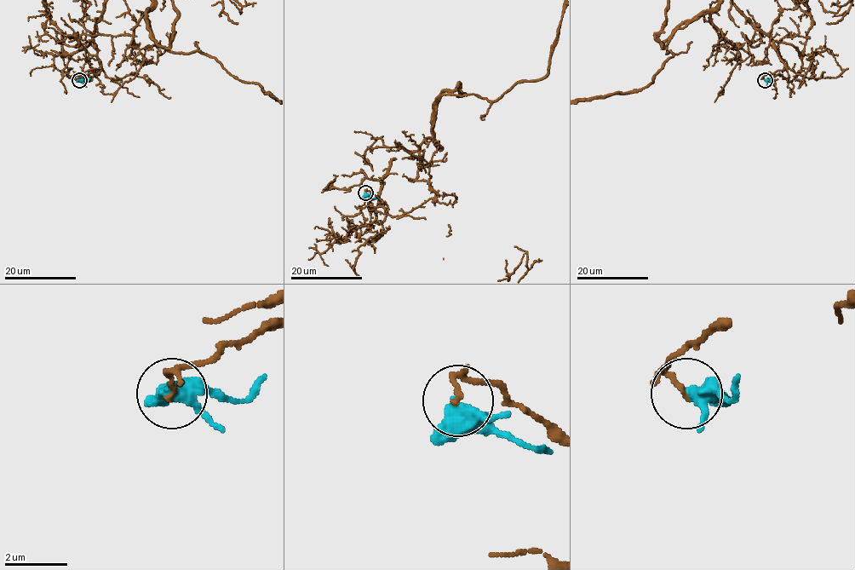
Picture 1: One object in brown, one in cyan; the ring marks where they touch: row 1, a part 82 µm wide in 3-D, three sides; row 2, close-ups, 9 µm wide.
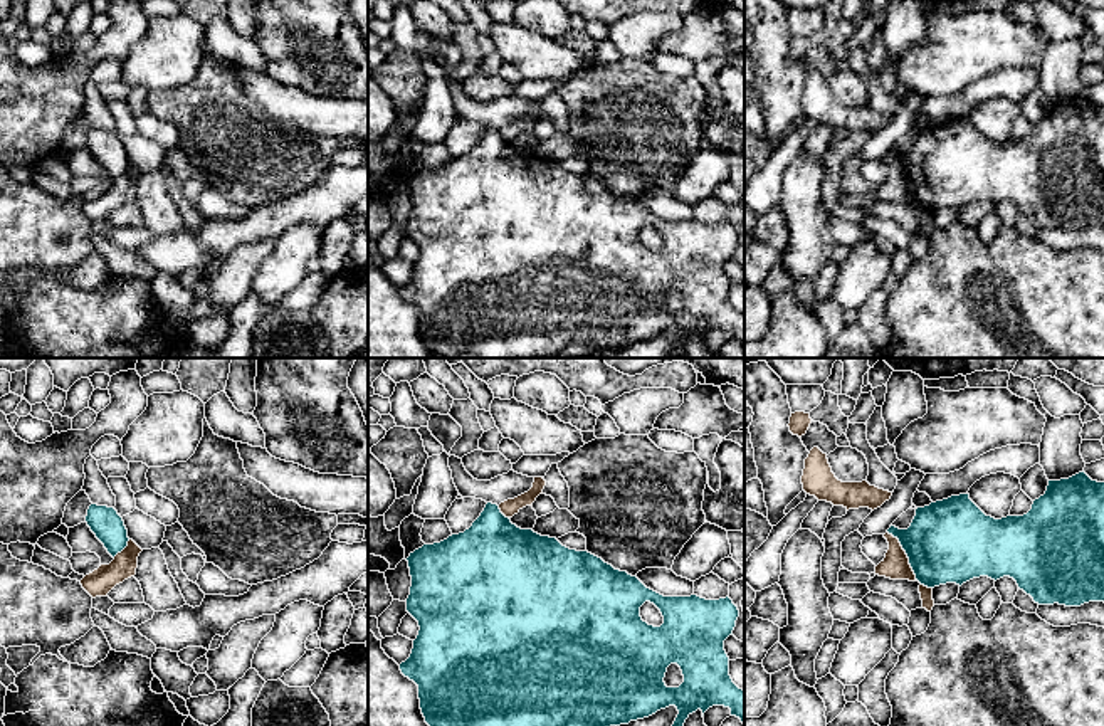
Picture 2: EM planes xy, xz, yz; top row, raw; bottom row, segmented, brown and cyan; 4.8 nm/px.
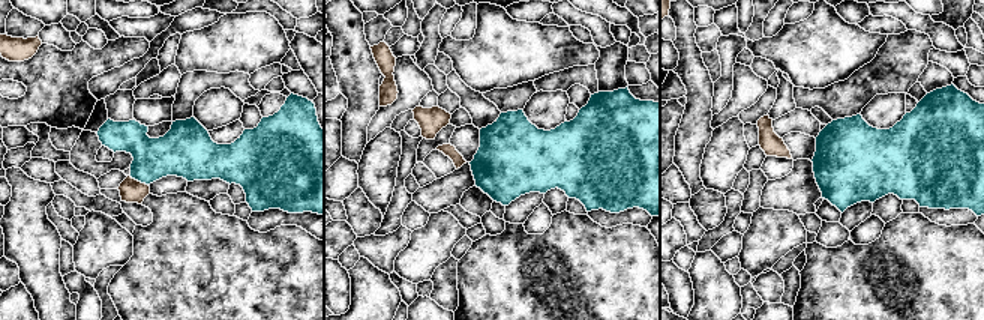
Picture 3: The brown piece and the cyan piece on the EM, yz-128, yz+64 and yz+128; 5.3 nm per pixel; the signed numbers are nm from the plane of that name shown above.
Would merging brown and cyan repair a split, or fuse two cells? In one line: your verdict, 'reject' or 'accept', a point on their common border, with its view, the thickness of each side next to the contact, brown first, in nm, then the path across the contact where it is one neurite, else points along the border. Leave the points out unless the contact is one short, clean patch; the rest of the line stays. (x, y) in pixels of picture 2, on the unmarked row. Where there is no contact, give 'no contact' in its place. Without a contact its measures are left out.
reject | yz (906, 178) | 130/400 nm | along yz (888, 155), (898, 163), (916, 202)

